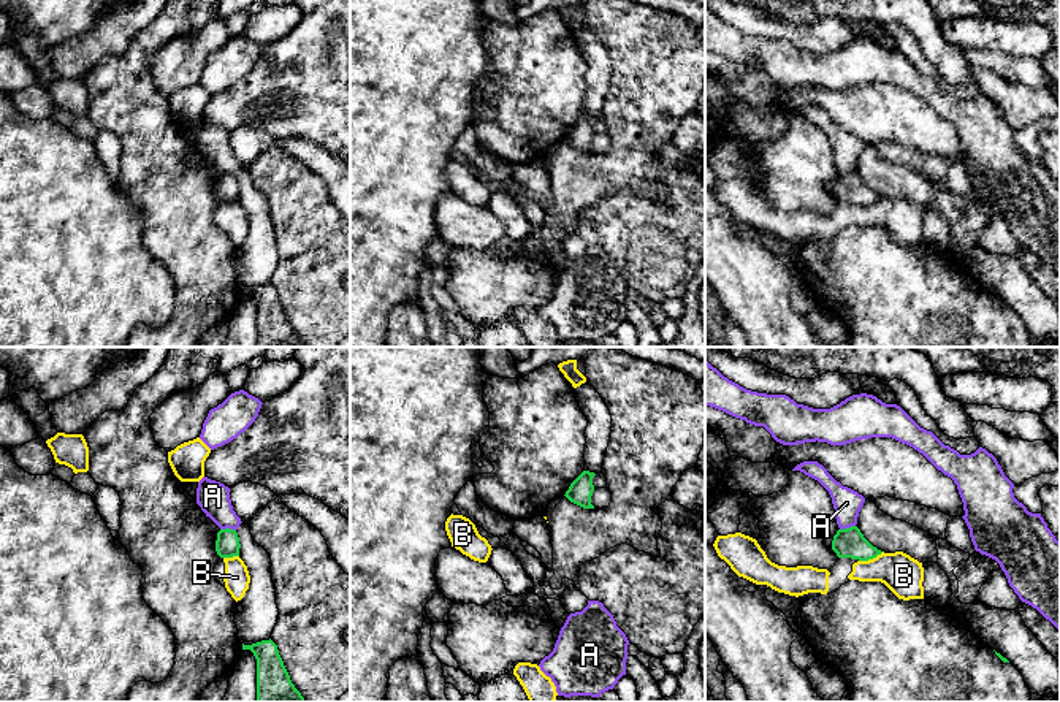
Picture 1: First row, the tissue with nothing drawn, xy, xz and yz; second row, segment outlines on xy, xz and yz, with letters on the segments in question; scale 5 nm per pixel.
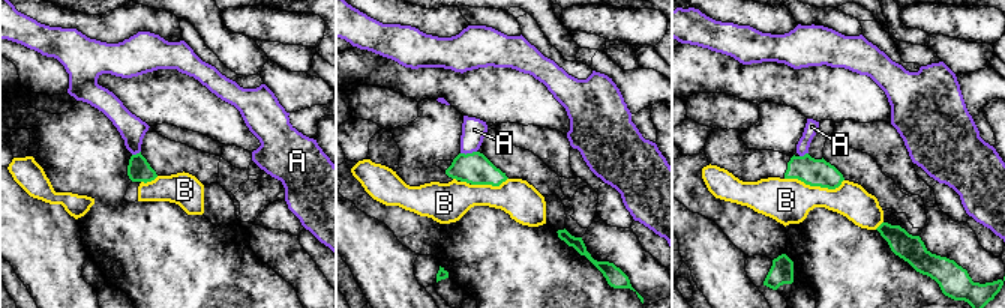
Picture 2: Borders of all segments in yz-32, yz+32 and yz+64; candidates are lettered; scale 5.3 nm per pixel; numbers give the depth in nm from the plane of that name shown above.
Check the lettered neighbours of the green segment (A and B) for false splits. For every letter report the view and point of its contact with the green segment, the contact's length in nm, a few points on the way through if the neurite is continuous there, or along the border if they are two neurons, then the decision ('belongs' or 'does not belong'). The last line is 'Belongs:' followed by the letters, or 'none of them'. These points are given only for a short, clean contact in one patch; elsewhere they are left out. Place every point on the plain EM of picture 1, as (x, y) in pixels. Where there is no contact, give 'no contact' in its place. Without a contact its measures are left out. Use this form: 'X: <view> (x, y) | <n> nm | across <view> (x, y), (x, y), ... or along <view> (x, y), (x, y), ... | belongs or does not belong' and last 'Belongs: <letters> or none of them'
A: xy (228, 173) | 80 nm | does not belong
B: yz (870, 203) | 140 nm | does not belong
Belongs: none of them

